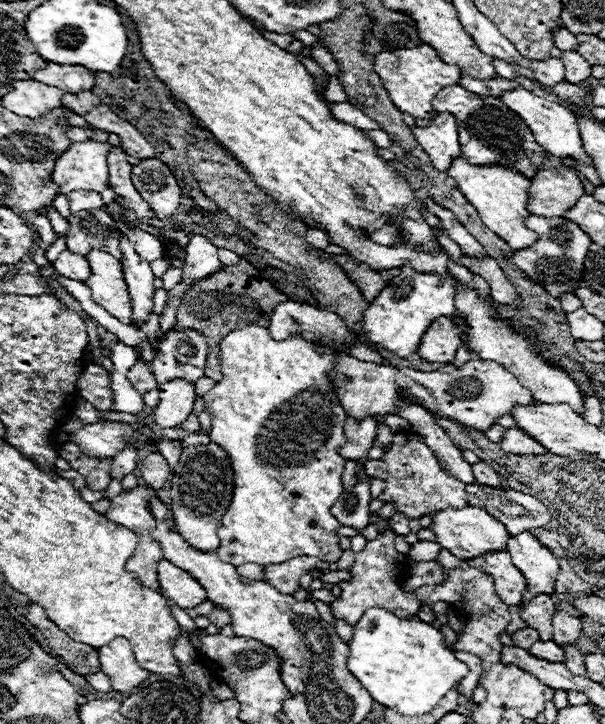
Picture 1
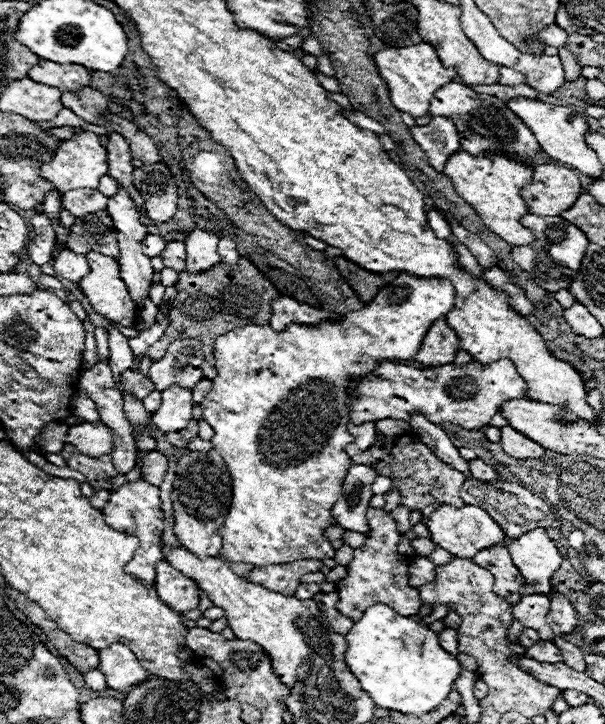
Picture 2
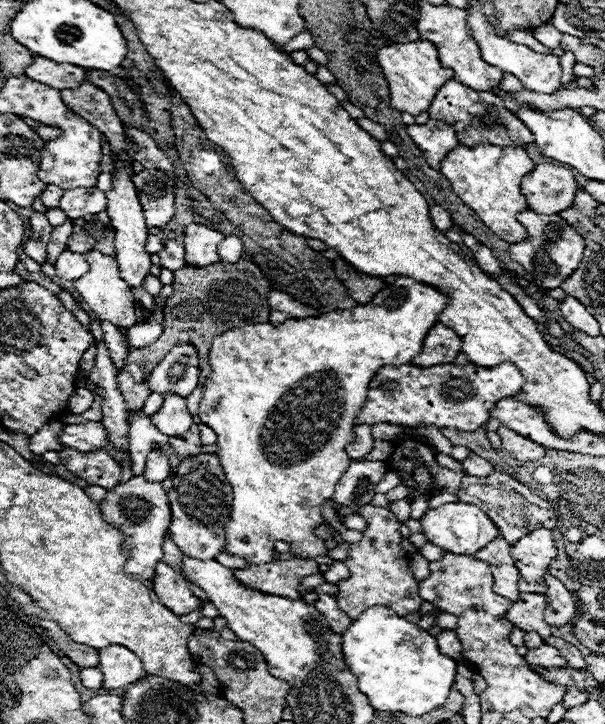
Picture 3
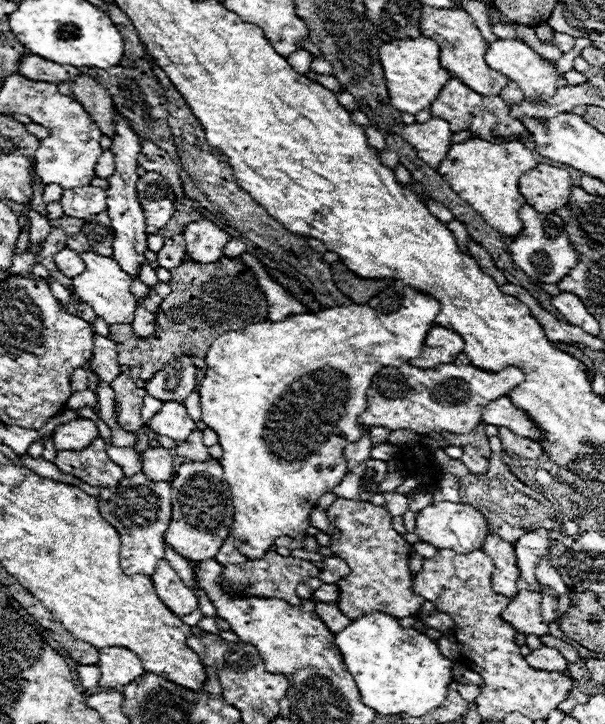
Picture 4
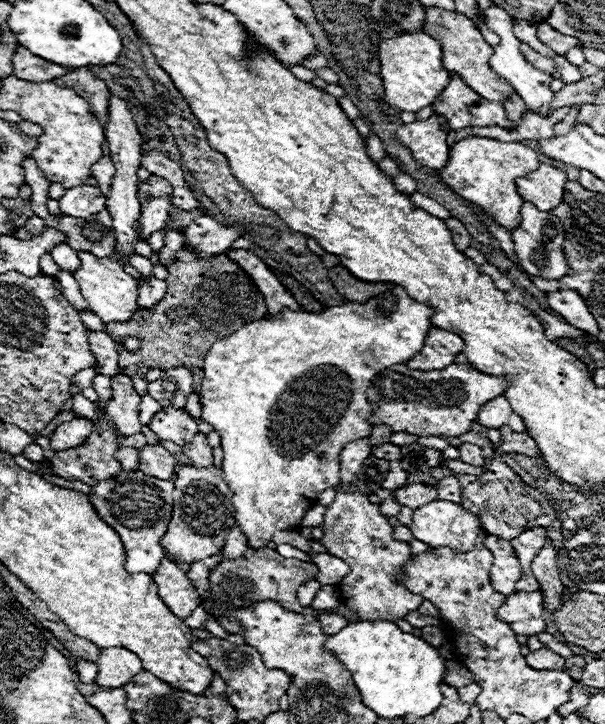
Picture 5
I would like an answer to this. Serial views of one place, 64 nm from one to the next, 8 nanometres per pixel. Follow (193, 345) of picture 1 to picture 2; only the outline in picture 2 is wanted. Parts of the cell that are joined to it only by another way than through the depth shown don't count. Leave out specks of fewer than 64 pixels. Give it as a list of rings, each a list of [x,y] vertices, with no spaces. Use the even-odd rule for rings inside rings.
[[[176,340],[168,346],[166,356],[160,362],[150,366],[150,380],[154,380],[154,388],[162,392],[162,388],[170,388],[170,384],[182,384],[182,388],[194,390],[194,386],[202,380],[202,350],[198,340]]]

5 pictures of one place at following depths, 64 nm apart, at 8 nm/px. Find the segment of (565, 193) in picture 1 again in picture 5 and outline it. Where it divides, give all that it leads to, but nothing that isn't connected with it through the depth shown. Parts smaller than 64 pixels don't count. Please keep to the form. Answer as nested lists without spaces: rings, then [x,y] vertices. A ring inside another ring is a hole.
[[[540,164],[538,170],[528,172],[516,180],[516,190],[524,202],[532,202],[538,210],[552,210],[562,204],[566,174],[550,164]]]

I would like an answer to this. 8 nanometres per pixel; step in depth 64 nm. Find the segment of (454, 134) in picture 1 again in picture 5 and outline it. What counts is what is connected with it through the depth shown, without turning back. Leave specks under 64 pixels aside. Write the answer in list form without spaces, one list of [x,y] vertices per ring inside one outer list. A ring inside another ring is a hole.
[[[436,116],[402,124],[396,130],[396,138],[410,150],[412,158],[422,166],[442,168],[448,162],[446,134],[440,130],[440,122]]]

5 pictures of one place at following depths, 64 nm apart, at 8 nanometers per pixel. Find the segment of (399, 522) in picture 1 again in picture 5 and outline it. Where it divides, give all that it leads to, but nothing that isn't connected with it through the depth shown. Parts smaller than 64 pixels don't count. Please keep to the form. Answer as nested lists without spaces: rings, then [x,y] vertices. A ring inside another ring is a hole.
[[[376,488],[374,494],[378,494],[378,496],[382,498],[382,502],[380,502],[380,512],[382,512],[384,516],[396,516],[396,514],[398,514],[400,504],[392,498],[392,492],[384,492],[382,488]]]

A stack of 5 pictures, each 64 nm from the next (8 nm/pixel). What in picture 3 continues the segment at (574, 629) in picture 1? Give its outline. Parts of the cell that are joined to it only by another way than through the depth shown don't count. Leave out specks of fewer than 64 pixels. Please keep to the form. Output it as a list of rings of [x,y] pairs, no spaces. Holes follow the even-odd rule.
[[[546,572],[544,580],[546,580],[546,594],[544,594],[546,596],[546,612],[544,612],[544,620],[550,626],[558,626],[558,628],[570,624],[574,614],[576,614],[576,602],[572,598],[572,594],[550,572]]]

